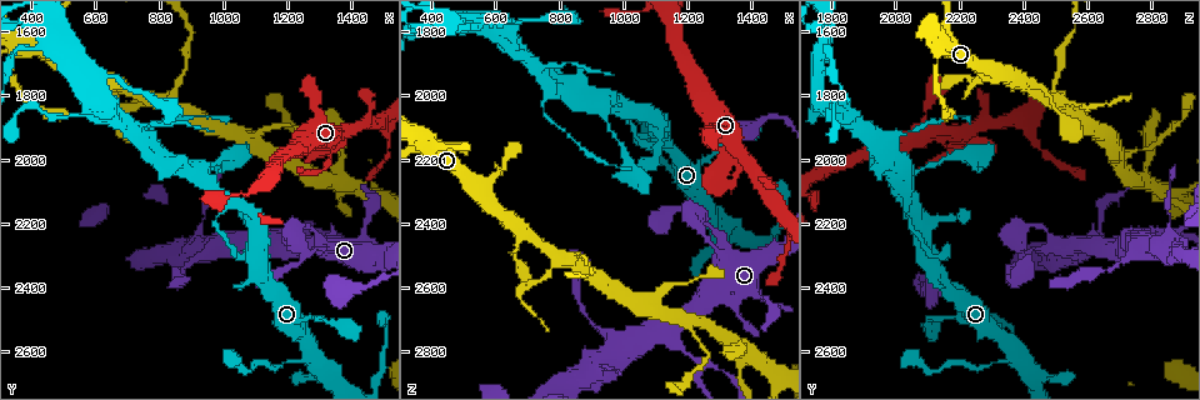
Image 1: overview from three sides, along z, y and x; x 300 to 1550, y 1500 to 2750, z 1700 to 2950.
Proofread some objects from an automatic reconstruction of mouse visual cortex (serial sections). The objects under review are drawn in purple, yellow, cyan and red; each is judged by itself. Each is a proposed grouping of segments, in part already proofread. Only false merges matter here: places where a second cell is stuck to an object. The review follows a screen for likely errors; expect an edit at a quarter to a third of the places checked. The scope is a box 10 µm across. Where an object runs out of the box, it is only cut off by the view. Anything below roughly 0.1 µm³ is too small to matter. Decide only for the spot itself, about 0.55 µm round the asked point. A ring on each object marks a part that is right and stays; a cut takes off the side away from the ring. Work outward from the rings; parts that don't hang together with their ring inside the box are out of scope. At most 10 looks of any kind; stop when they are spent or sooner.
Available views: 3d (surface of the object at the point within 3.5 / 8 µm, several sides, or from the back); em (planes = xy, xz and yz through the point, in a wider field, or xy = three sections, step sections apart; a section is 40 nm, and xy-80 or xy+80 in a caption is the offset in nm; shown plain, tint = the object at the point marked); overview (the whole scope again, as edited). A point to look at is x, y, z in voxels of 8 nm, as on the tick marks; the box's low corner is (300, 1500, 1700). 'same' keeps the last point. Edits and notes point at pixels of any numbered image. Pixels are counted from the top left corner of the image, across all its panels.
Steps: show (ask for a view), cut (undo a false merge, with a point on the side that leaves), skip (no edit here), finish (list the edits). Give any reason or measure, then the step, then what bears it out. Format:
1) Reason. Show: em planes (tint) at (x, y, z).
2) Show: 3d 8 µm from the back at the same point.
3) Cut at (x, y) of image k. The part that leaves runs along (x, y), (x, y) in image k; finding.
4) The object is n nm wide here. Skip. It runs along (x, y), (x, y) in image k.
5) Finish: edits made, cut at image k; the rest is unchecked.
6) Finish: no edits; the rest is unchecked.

Three arms meet. Show: 3d 3.5 µm at (830, 1830, 2520).

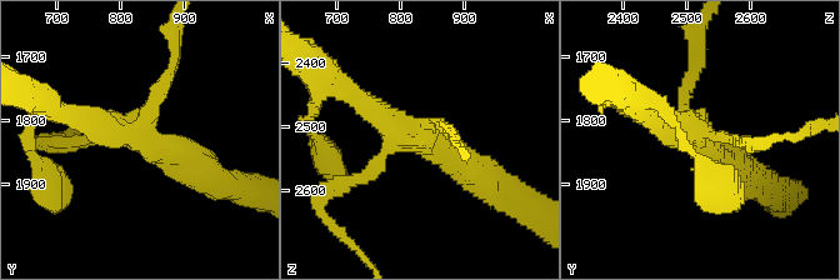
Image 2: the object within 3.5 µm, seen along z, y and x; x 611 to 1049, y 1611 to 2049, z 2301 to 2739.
Show: em xy step 2 (tint) at (820, 1820, 2515).

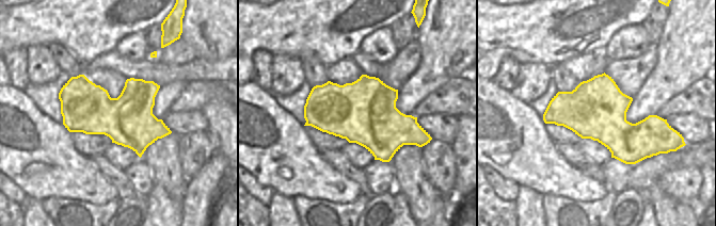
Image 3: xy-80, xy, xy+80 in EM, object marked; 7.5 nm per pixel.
Cut it another way. Show: em xy step 1 (tint) at the same point.

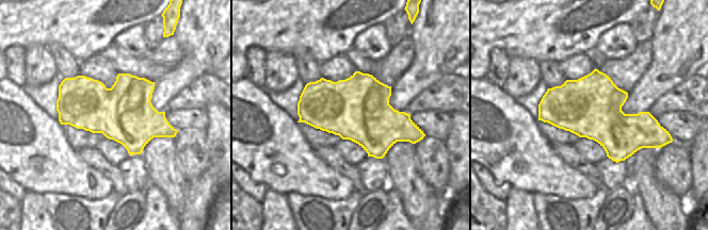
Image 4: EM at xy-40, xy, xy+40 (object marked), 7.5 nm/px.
Skip. It runs along (351, 93), (405, 138), (481, 176) in image 2; all the same cell.

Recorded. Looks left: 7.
Thin arm on a thick one. Show: 3d 3.5 µm from the back at (570, 1860, 1800).

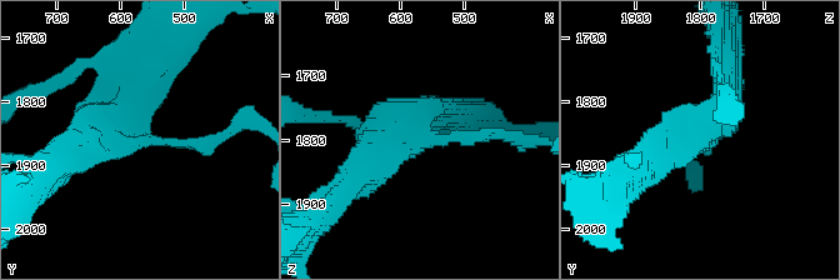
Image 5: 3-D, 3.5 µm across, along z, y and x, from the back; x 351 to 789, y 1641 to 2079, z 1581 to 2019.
Need the tissue. Show: em xy step 5 (tint) at (575, 1860, 1800).

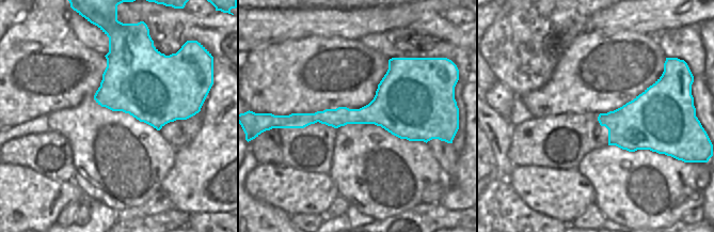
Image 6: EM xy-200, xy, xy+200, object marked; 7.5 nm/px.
The arms are 150, 350, 450 nm wide. Skip. It runs along (428, 109), (316, 117), (287, 125) in image 6; all the same cell.

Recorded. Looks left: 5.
Arms part here. Show: 3d 8 µm from the back at (1250, 2240, 2840).

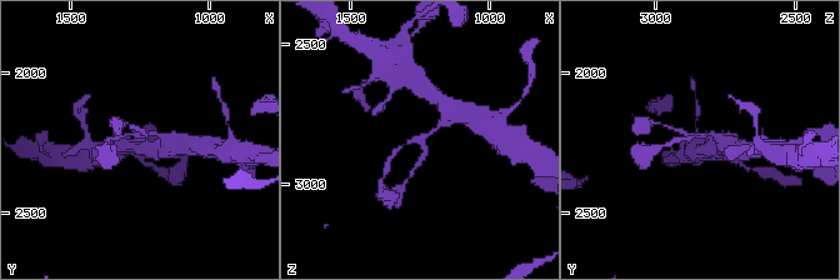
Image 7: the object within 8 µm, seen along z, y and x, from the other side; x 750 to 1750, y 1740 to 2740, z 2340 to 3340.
Zoom in. Show: 3d 3.5 µm from the back at the same point.

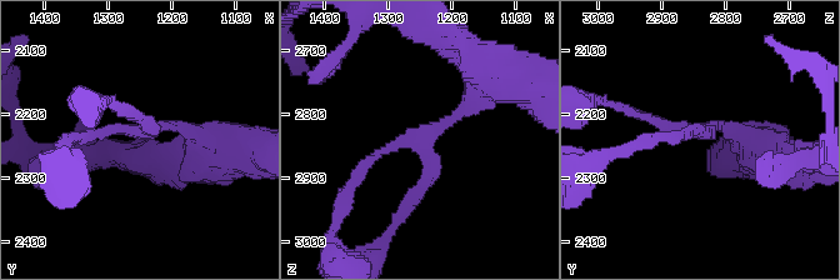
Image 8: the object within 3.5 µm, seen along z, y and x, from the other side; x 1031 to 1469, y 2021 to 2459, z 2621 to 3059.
The arms are 150, 150, 300 nm wide. Skip. It runs along (495, 74), (419, 141), (380, 150), (358, 180) in image 8; one cell here.

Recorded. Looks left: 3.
Abrupt turn. Show: 3d 8 µm at (1280, 2610, 2370).

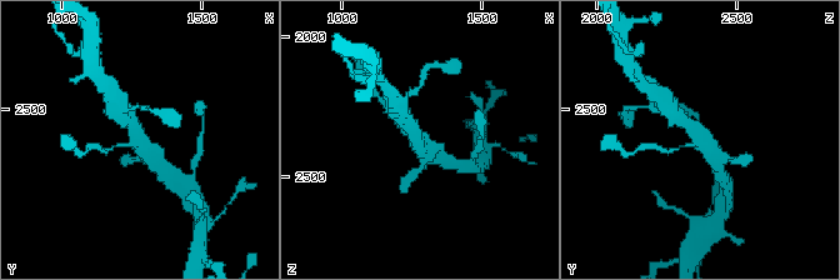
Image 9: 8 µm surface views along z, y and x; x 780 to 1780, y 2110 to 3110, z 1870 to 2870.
Shape alone is not enough. Show: em xy step 3 (tint) at the same point.

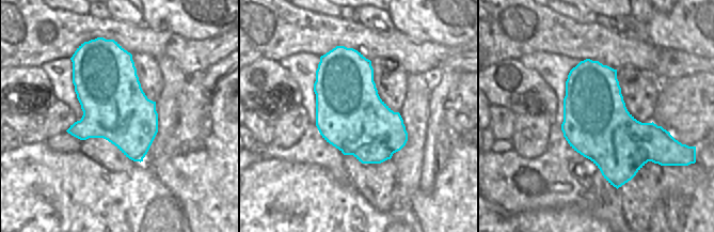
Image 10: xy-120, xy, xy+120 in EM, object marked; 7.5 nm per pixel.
The object is 500 nm wide here. Skip. It runs along (676, 115), (696, 131), (716, 165) in image 9; continuous, no second cell.

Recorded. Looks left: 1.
Finish: no edits; the rest is unchecked.

